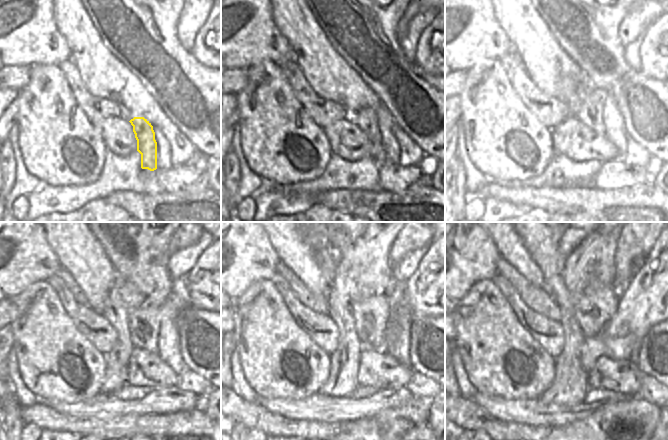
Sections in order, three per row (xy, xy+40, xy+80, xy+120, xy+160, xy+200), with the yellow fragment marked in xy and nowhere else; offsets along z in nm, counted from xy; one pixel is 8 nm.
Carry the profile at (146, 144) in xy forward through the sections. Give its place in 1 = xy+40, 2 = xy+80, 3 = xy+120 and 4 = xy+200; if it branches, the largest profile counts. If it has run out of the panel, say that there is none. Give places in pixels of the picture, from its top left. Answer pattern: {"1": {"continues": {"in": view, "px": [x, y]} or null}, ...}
{"1": {"continues": {"in": "xy+40", "px": [366, 119]}}, "2": {"continues": {"in": "xy+80", "px": [590, 110]}}, "3": {"continues": {"in": "xy+120", "px": [144, 321]}}, "4": {"continues": {"in": "xy+200", "px": [549, 242]}}}

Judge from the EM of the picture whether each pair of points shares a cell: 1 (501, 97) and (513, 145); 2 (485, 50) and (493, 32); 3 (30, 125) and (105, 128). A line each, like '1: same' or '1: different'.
1: same
2: same
3: different

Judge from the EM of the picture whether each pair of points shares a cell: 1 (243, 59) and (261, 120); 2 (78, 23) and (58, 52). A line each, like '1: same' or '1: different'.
1: different
2: different

